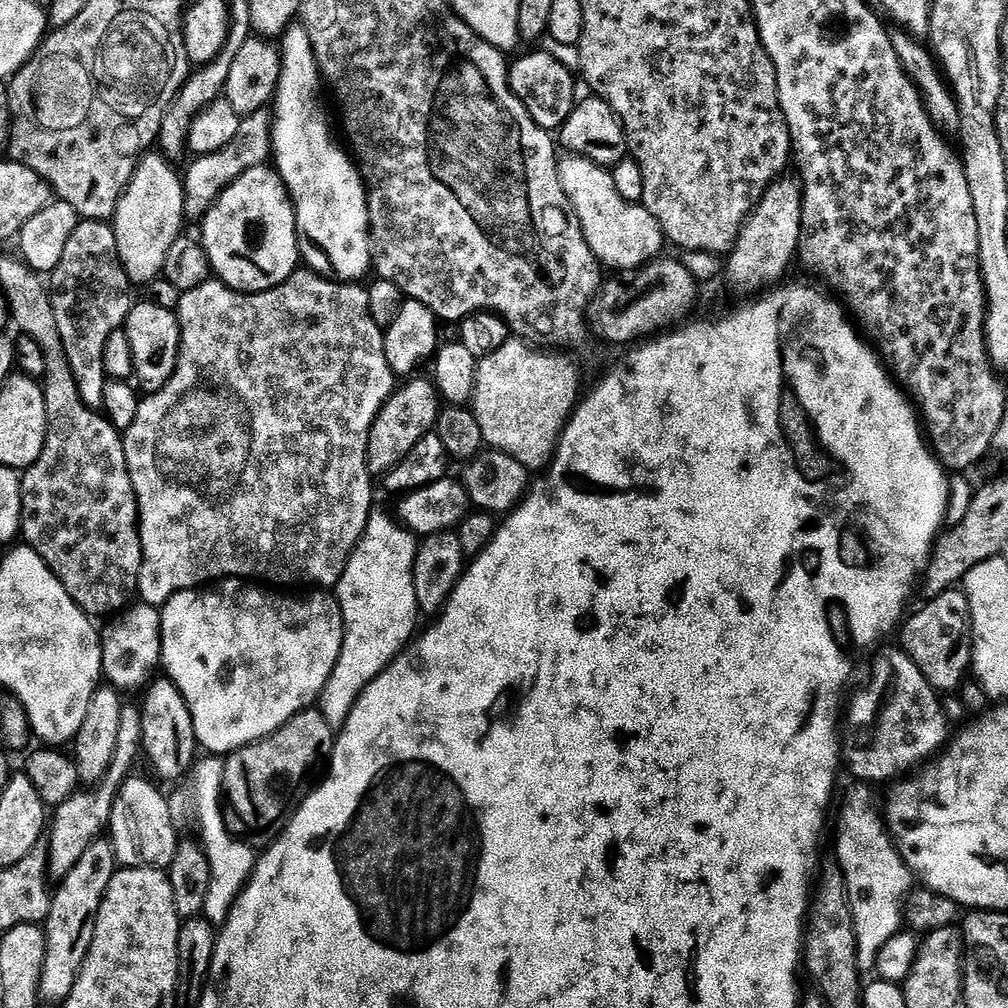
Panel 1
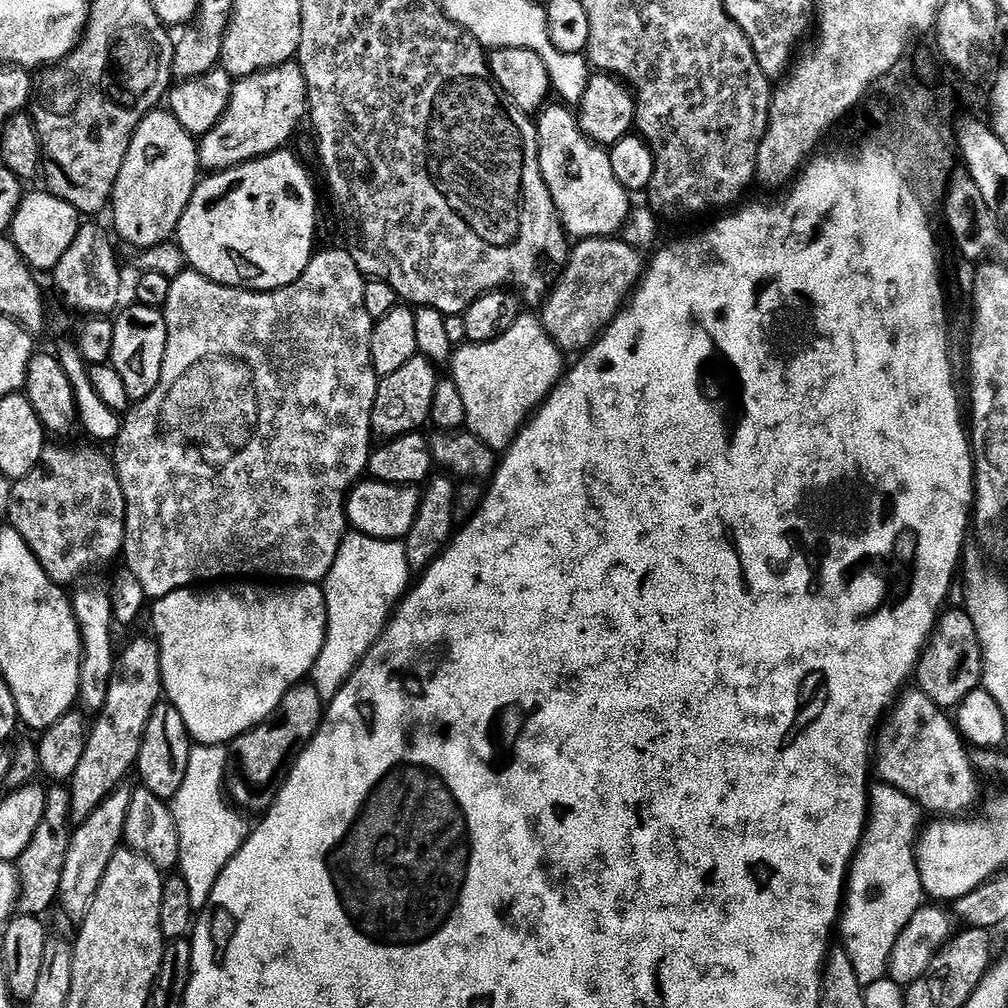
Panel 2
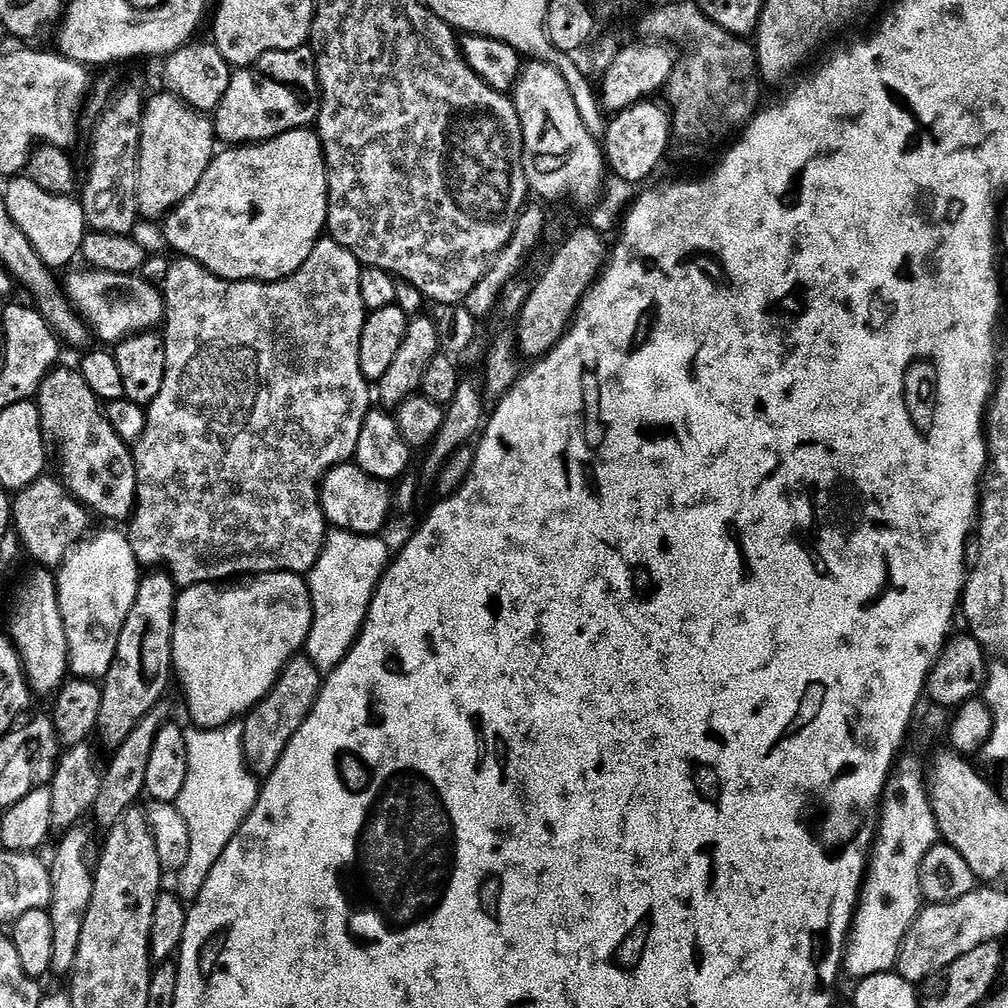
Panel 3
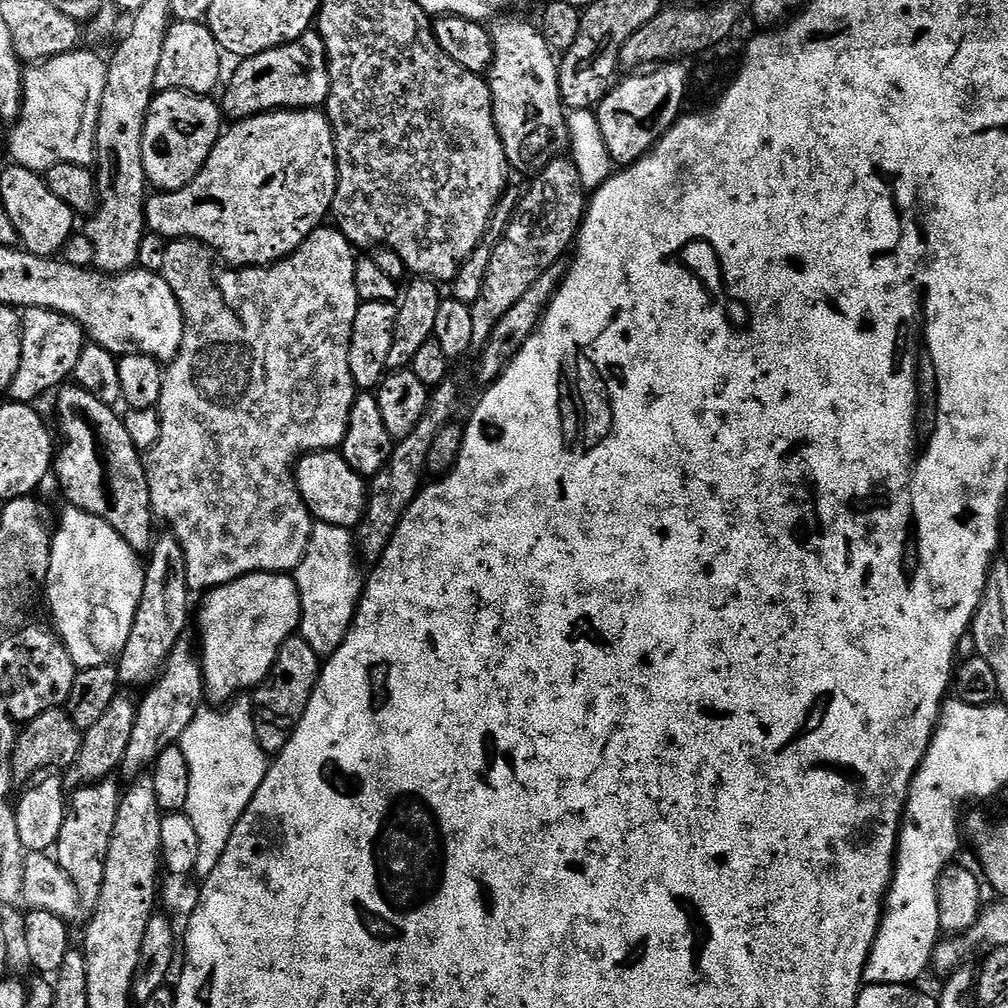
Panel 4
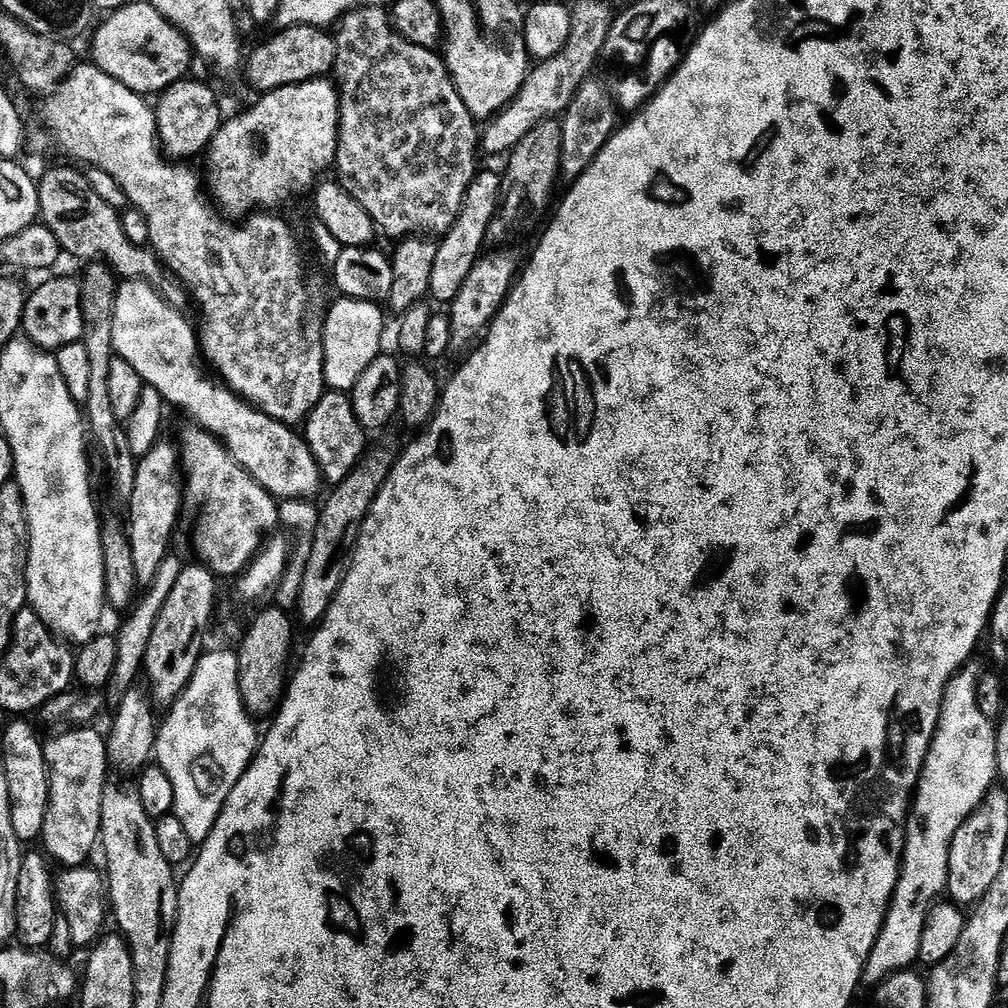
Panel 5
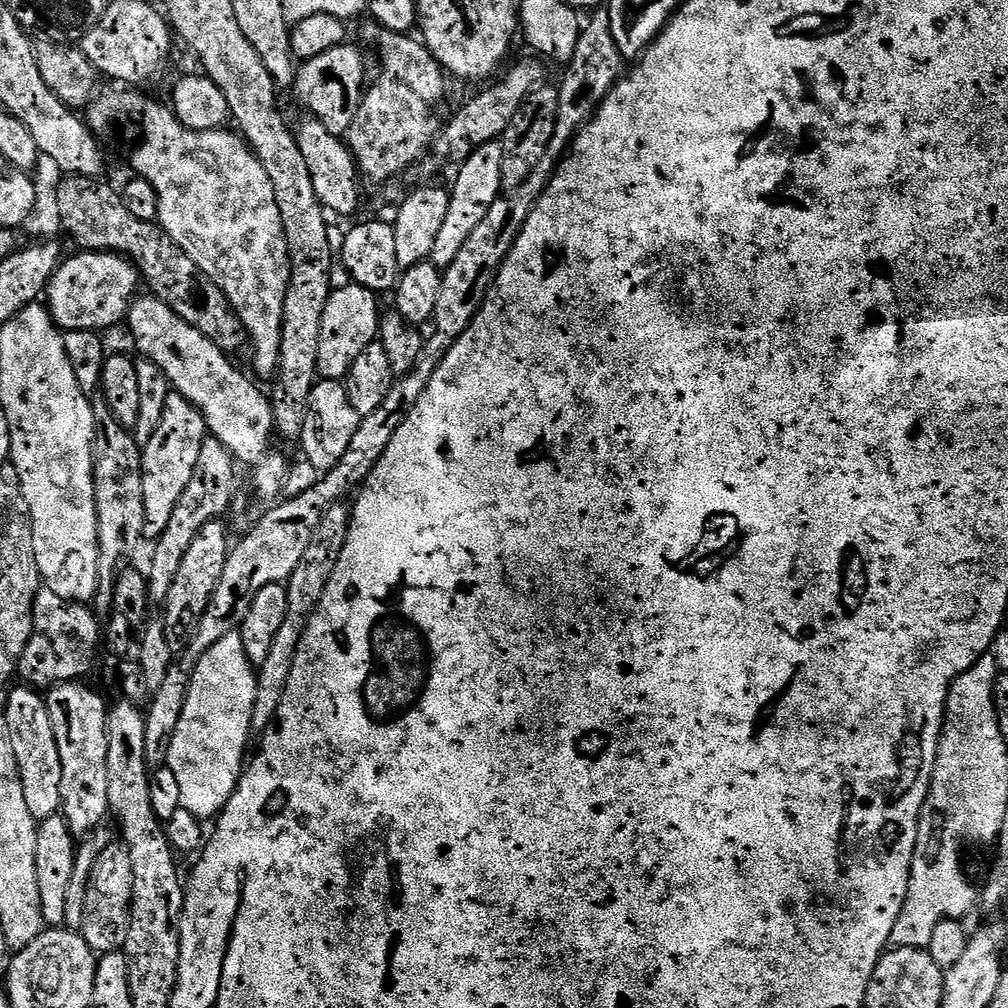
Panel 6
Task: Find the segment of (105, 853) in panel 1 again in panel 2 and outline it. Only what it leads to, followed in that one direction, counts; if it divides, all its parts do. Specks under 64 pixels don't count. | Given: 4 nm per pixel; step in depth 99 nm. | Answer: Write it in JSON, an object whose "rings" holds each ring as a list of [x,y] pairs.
{"rings":[[[131,787],[117,788],[106,798],[106,802],[102,802],[102,806],[98,806],[98,810],[94,810],[94,814],[90,814],[87,819],[75,825],[72,841],[68,843],[66,852],[66,866],[62,866],[58,901],[59,907],[64,907],[63,915],[69,921],[84,921],[90,914],[90,906],[94,906],[94,894],[98,894],[98,886],[102,886],[102,878],[106,878],[110,858],[114,858],[114,854],[122,847],[132,793]]]}

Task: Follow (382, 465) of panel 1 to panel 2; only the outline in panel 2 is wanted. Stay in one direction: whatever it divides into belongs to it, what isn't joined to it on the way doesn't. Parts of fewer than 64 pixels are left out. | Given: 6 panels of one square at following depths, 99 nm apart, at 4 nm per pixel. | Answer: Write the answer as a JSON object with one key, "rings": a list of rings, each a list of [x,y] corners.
{"rings":[[[418,354],[394,374],[381,377],[371,411],[372,433],[377,439],[389,440],[417,433],[424,428],[424,424],[429,423],[434,394],[440,379],[437,371],[439,372],[439,369],[436,364]]]}

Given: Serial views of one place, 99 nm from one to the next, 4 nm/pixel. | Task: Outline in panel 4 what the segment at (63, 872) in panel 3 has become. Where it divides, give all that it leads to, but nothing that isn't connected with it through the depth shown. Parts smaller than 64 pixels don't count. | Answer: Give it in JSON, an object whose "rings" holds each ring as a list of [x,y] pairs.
{"rings":[[[105,778],[95,782],[88,782],[80,786],[84,788],[78,789],[73,796],[71,793],[70,799],[66,804],[64,821],[62,822],[62,828],[56,839],[56,847],[54,849],[56,863],[68,875],[70,882],[74,882],[74,886],[80,895],[80,907],[88,914],[96,909],[96,903],[100,897],[102,882],[104,881],[104,859],[108,856],[110,838],[114,834],[114,822],[118,818],[118,806],[120,805],[122,788],[121,785],[116,785],[113,780],[112,778]]]}

